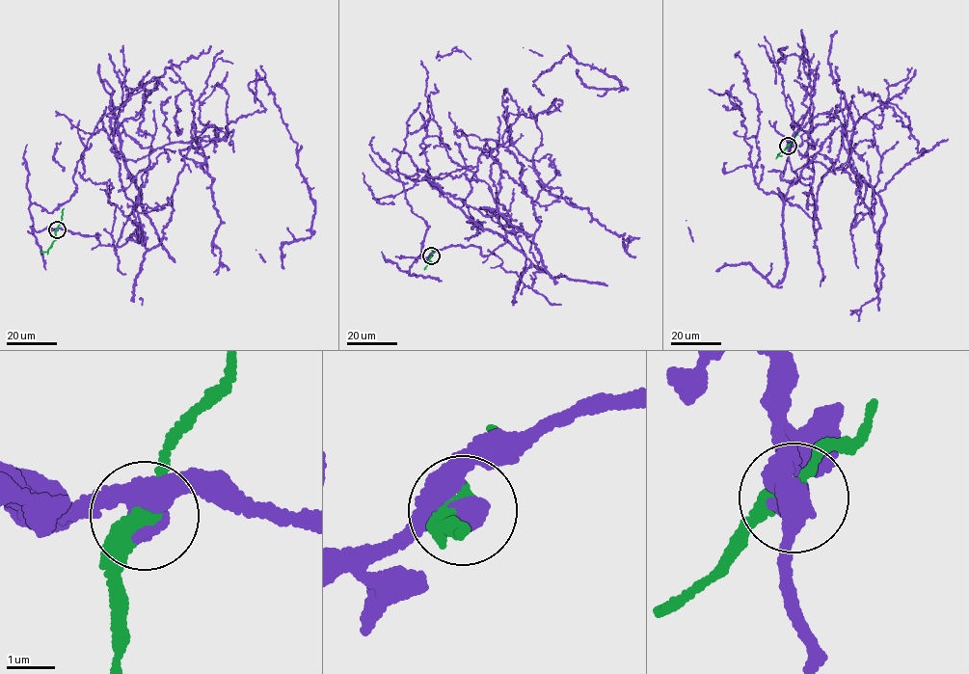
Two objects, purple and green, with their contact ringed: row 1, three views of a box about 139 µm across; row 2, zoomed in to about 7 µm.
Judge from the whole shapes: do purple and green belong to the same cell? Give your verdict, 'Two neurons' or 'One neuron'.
Two neurons

